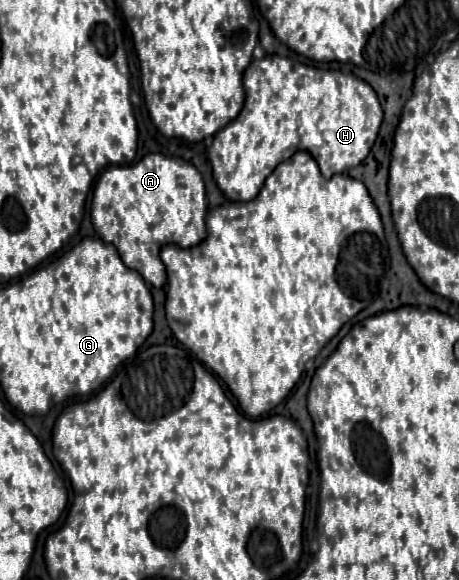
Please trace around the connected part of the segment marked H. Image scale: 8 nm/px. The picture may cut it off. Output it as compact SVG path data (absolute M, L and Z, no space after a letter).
M279 55L253 59L243 73L243 87L247 93L243 111L235 121L231 121L213 137L213 145L209 147L213 177L219 189L231 201L245 203L249 199L255 199L257 191L261 191L265 179L273 173L273 169L281 161L293 157L297 151L311 153L325 179L331 179L337 173L357 167L371 151L383 121L383 109L379 105L377 93L371 89L369 83L353 75L345 75L341 71L315 69Z

